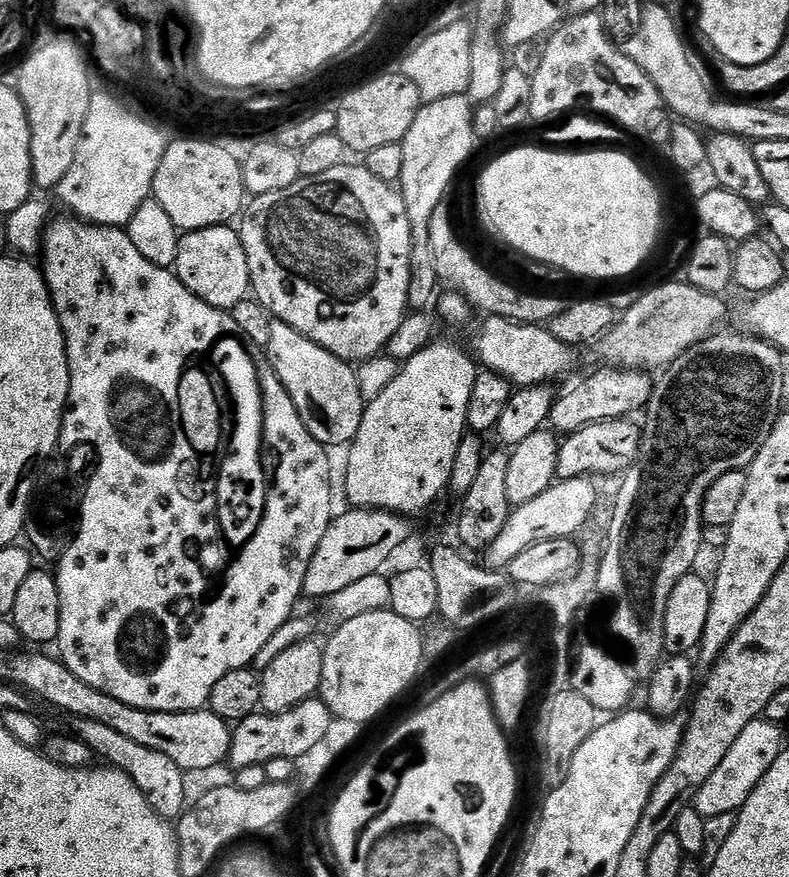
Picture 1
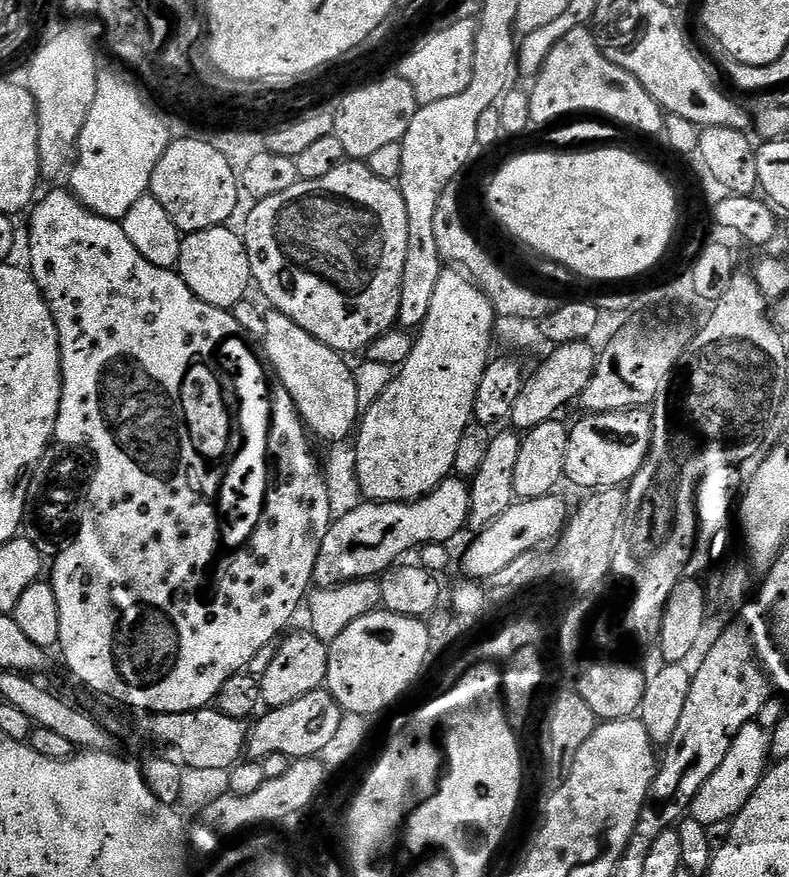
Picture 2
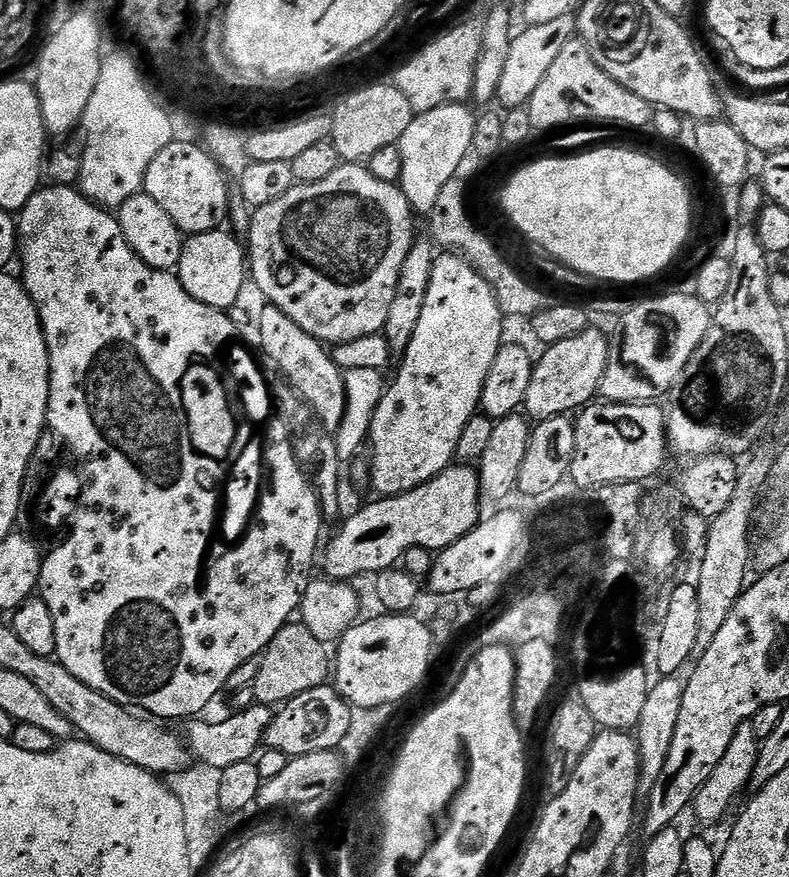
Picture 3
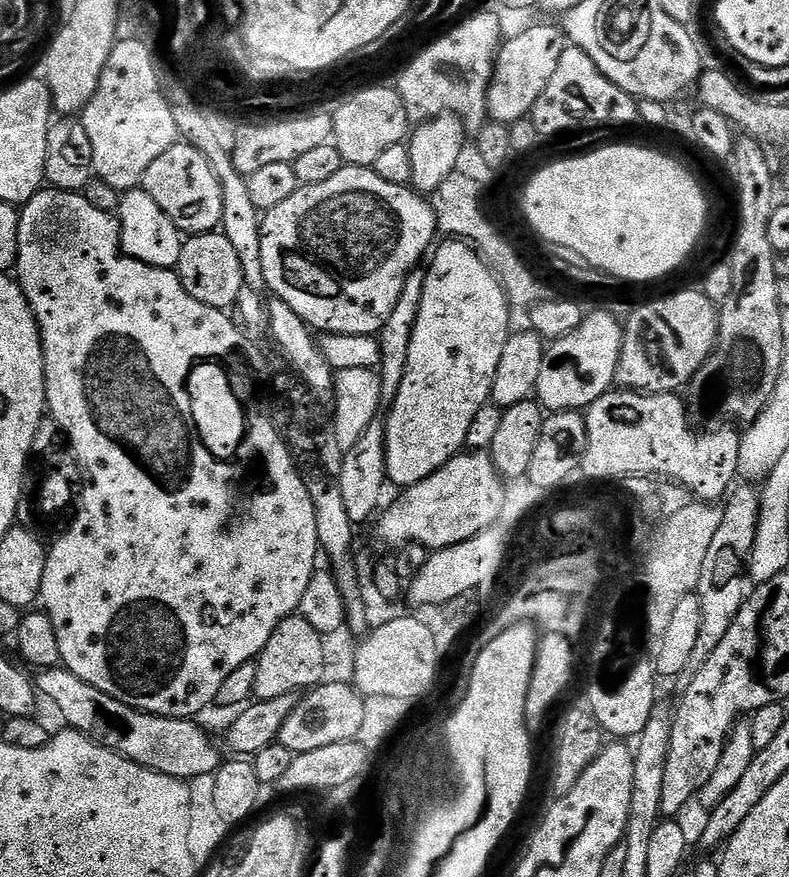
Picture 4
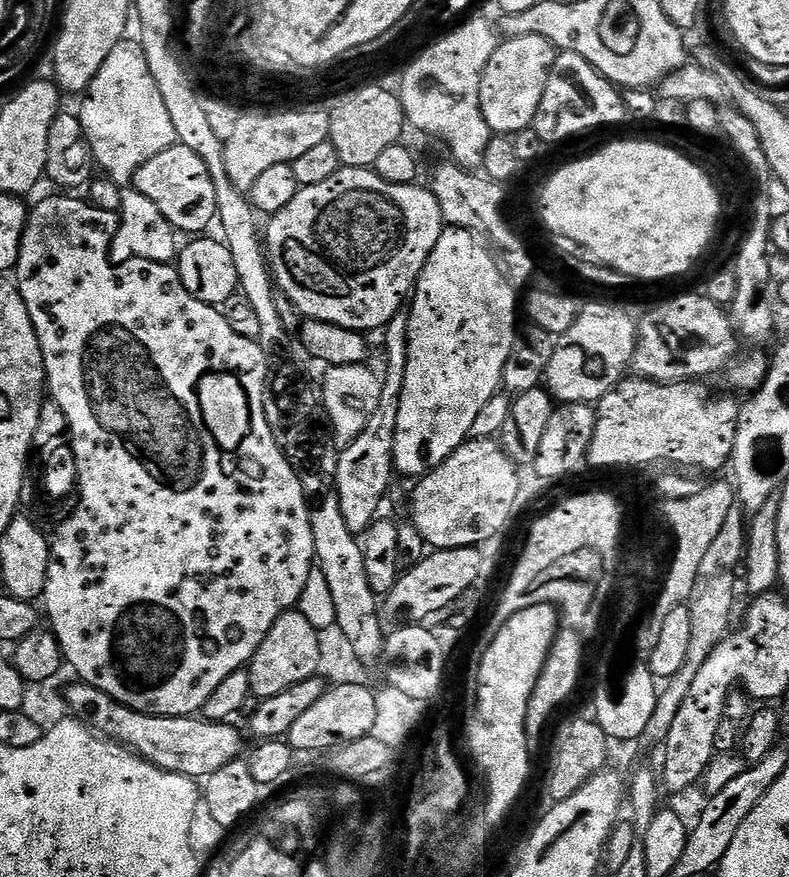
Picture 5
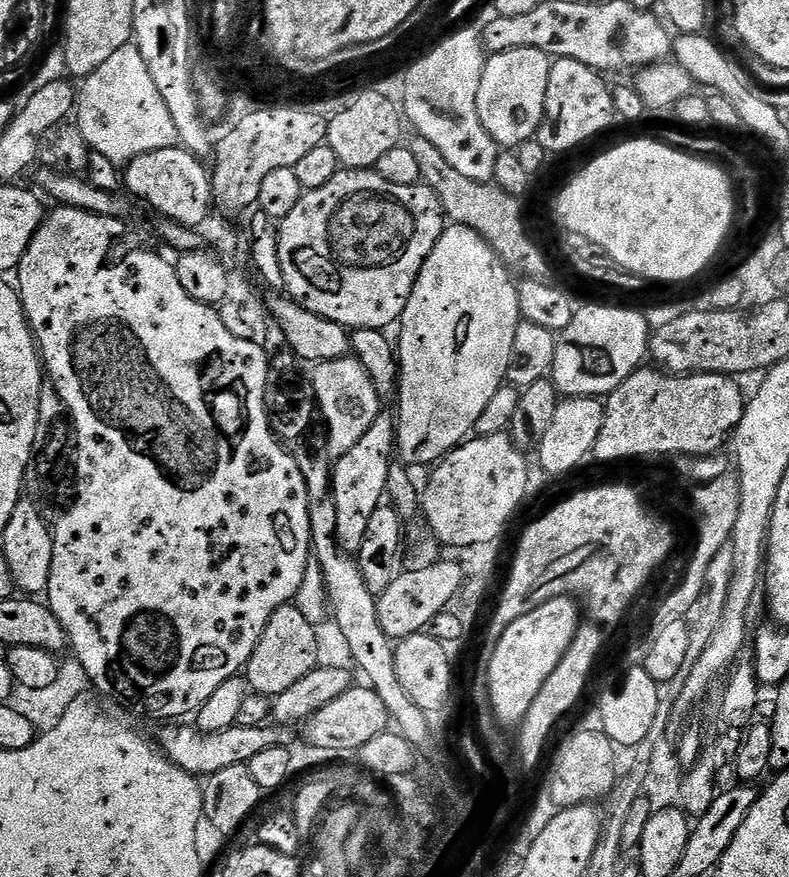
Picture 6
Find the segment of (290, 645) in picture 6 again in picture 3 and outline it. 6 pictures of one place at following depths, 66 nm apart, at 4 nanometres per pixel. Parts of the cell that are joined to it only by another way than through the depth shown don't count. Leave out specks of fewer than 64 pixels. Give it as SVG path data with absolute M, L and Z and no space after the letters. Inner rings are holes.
M289 622L264 649L262 653L262 670L258 670L258 678L252 684L251 695L255 703L279 706L290 698L302 694L306 690L314 690L314 686L325 683L330 676L330 652L325 644L318 642L310 630L306 630L303 622Z

